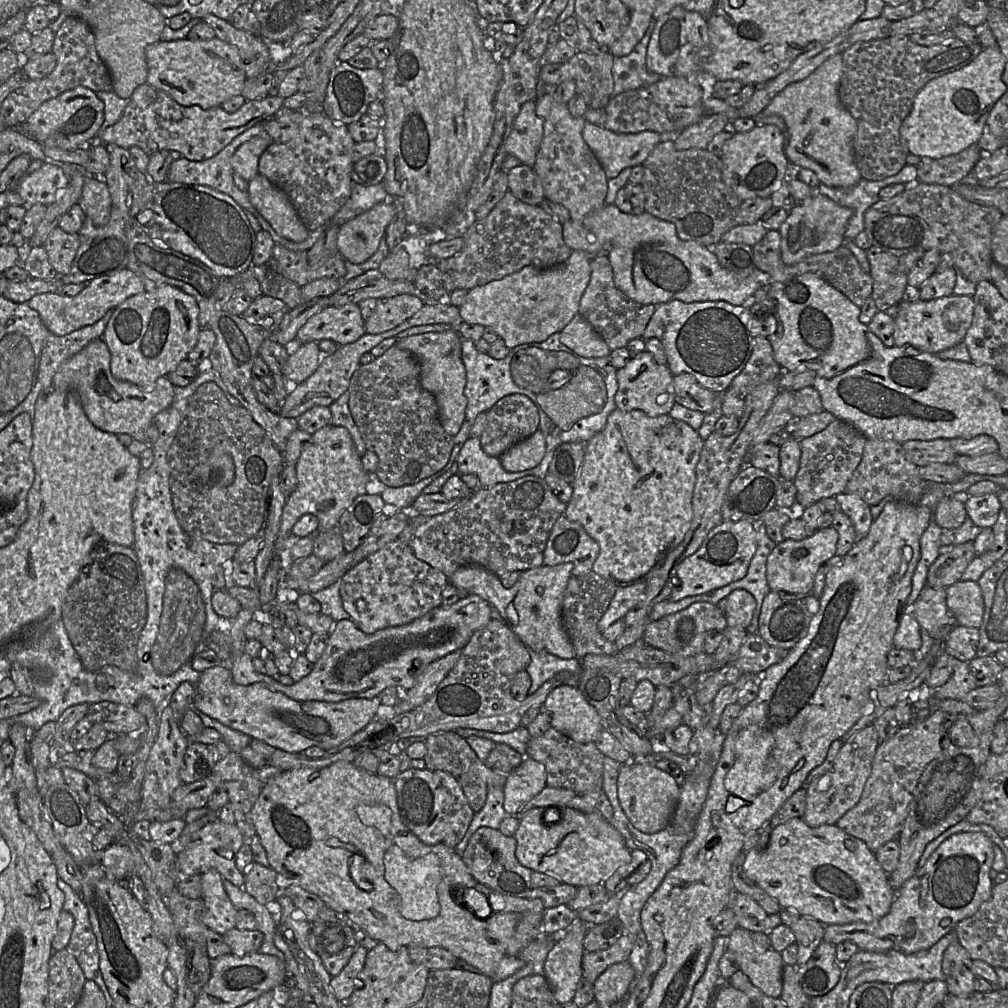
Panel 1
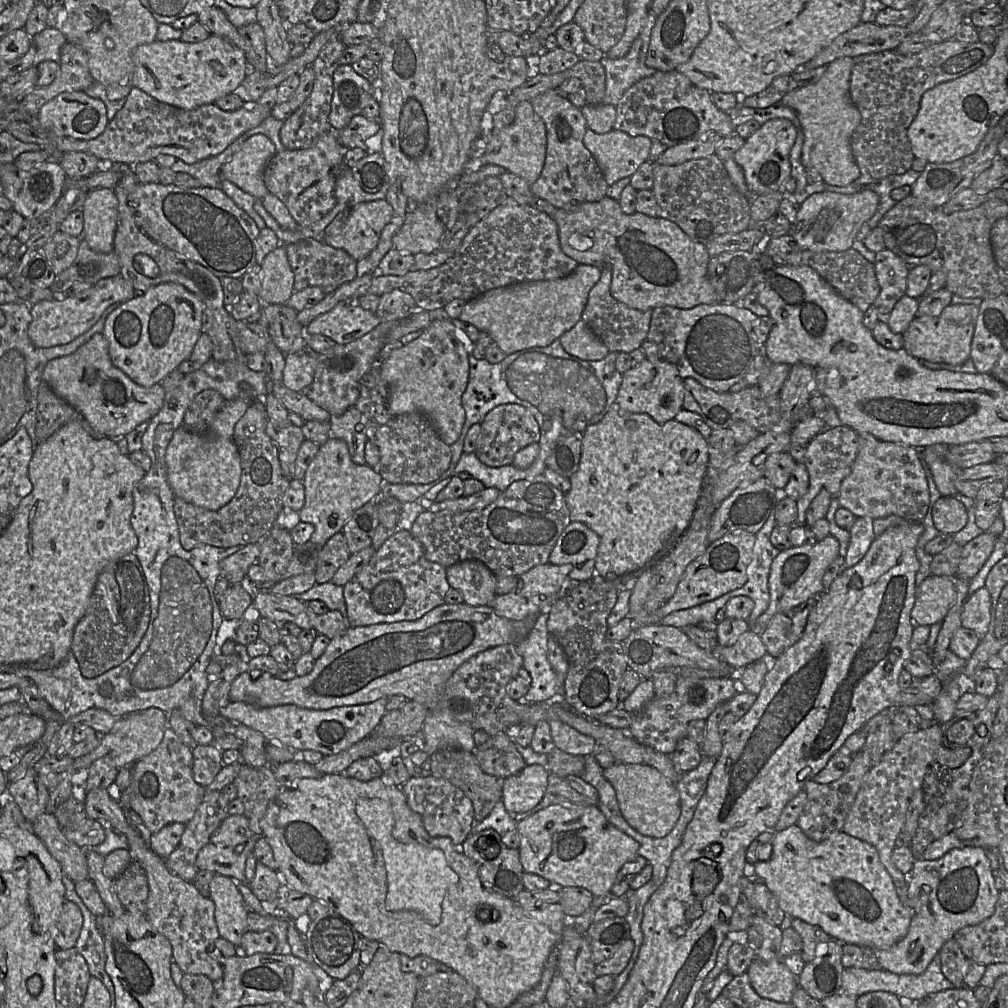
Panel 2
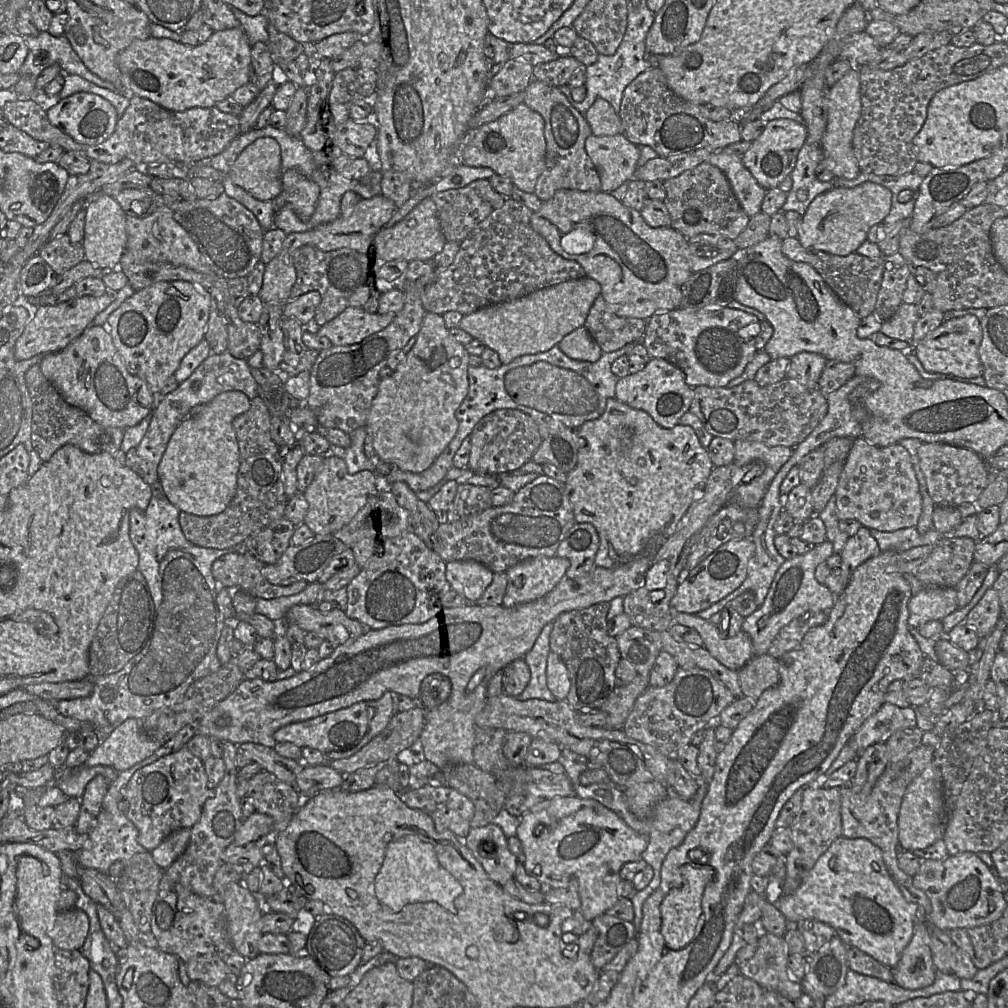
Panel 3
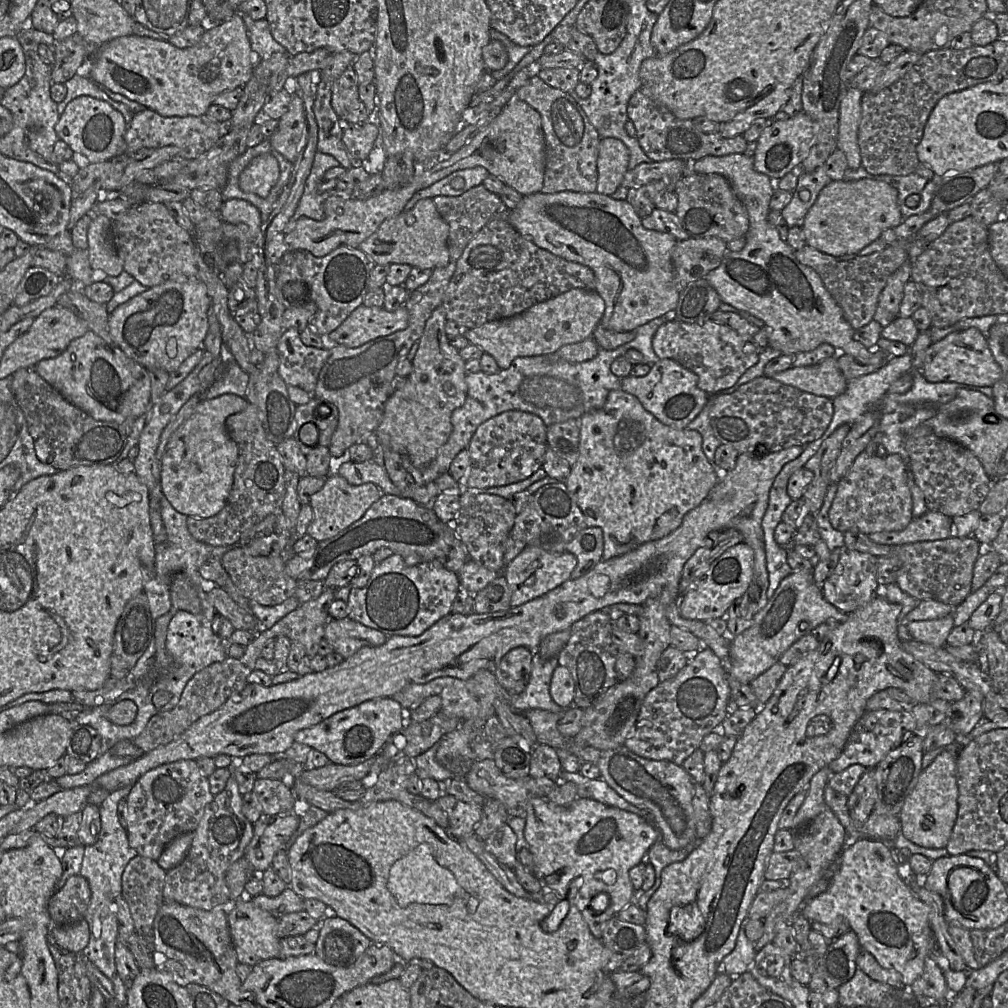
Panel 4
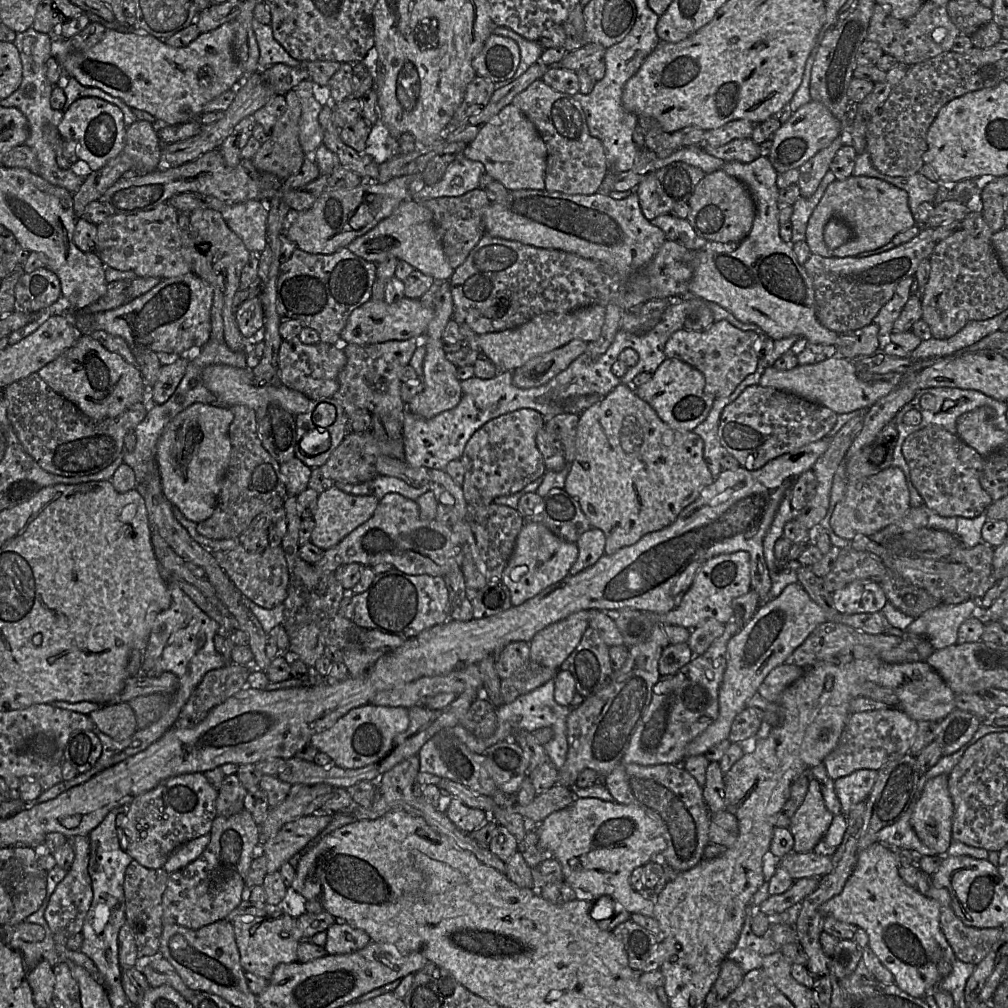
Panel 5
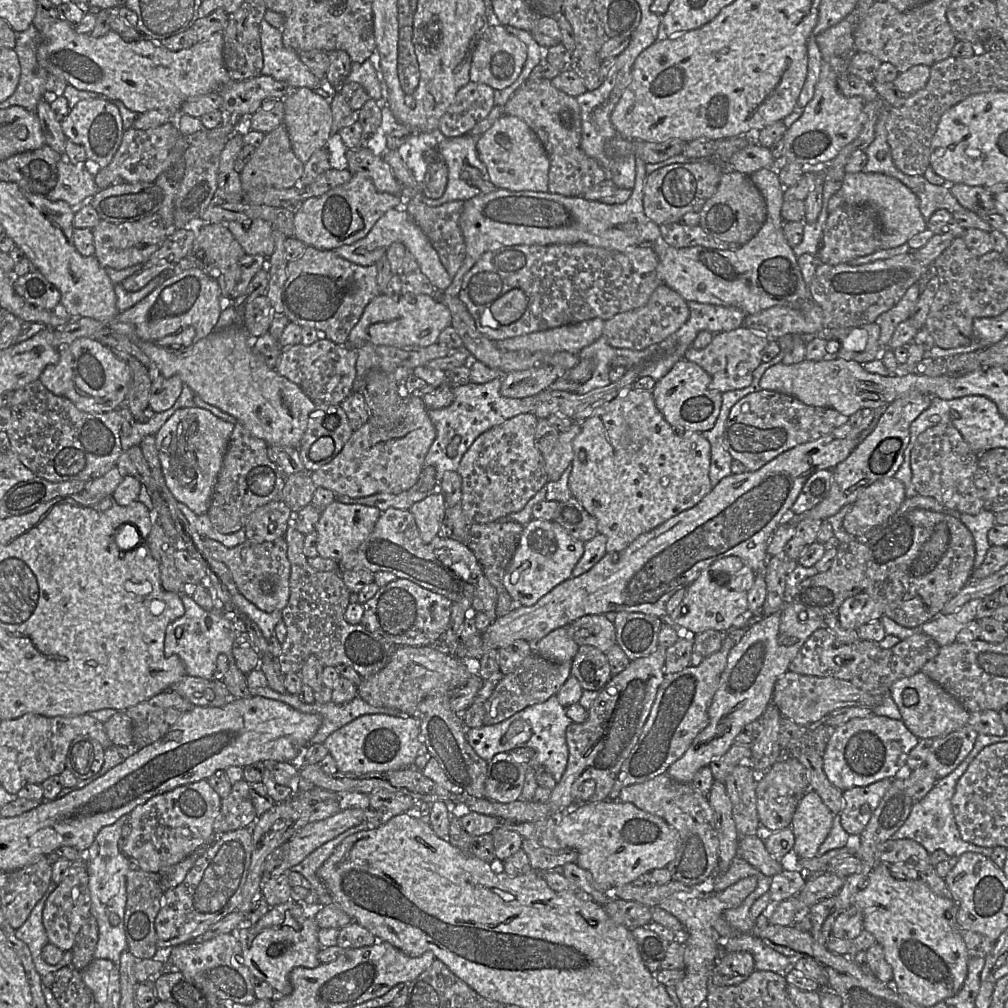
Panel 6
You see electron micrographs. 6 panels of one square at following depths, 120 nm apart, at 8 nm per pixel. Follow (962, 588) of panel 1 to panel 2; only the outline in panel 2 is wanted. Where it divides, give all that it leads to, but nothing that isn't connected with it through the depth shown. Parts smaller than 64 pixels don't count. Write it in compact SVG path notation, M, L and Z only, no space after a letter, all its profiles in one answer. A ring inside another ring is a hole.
M982 587L965 600L961 614L961 626L972 629L982 639L989 627L991 611L991 595L987 588Z

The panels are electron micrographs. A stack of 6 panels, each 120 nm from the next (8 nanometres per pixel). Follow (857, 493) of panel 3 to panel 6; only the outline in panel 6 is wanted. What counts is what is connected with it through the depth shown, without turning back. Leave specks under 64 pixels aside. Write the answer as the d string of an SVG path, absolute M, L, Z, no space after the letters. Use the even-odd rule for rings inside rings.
M895 477L875 481L851 504L843 528L855 538L886 522L906 499L903 484Z

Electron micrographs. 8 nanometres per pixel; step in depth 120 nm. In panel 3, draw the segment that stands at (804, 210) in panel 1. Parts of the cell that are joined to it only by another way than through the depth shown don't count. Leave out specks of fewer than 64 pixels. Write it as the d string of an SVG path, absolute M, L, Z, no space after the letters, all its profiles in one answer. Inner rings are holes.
M864 182L853 188L833 187L810 203L801 218L797 238L805 248L846 256L856 252L867 240L872 226L883 222L891 209L891 201L891 191L873 182Z

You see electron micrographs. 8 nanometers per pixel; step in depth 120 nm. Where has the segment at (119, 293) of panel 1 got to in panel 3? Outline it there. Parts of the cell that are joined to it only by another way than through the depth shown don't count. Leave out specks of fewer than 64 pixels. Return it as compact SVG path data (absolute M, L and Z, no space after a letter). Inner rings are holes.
M107 291L104 295L98 297L76 297L58 305L36 307L32 310L30 321L26 324L23 333L15 343L15 359L27 360L38 354L61 351L79 337L95 317L113 302L114 298L115 294Z

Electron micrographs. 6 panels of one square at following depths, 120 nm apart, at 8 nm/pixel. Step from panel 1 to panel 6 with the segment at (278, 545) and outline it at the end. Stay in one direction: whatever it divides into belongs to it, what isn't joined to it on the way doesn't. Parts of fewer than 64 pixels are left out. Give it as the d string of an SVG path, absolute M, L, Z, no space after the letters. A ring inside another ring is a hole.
M334 500L321 512L316 525L318 555L339 561L345 555L357 550L373 531L380 514L381 511L377 507L345 504Z

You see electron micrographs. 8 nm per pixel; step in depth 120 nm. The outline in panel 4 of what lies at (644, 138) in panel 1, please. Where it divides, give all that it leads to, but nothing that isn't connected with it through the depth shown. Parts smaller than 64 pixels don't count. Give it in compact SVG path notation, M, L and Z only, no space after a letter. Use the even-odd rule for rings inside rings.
M602 138L597 159L596 192L611 195L621 185L629 170L630 152L627 146L616 138Z

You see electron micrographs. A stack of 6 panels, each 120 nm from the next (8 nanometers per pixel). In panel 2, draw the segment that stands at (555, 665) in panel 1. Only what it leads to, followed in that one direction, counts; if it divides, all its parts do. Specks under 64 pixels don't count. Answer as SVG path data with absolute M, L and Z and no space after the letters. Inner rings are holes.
M548 613L537 615L531 630L513 643L523 658L523 668L531 676L528 692L519 699L525 703L546 702L564 690L564 683L557 678L547 656L548 618Z

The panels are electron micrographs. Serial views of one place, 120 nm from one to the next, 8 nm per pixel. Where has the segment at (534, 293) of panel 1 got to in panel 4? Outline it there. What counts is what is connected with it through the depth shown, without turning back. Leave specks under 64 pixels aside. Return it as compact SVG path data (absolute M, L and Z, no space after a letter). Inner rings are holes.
M573 288L546 301L534 304L513 317L486 322L467 329L464 337L490 354L501 370L519 357L550 356L566 344L592 337L605 311L605 302L595 290Z

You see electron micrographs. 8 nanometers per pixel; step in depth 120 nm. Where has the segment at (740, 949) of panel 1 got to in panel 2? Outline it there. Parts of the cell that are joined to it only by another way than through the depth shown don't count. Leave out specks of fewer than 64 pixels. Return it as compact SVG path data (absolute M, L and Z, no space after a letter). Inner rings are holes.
M755 958L748 967L747 974L753 989L759 996L781 1003L790 1003L799 986L798 977L788 970L782 959L763 961Z

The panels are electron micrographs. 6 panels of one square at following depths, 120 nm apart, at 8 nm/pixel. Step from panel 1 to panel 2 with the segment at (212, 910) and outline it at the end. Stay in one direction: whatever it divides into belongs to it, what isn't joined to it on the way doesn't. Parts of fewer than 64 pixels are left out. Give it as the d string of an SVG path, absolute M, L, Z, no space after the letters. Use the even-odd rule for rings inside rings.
M215 874L210 882L210 899L215 904L215 921L220 937L240 946L242 936L249 931L249 909L231 878Z

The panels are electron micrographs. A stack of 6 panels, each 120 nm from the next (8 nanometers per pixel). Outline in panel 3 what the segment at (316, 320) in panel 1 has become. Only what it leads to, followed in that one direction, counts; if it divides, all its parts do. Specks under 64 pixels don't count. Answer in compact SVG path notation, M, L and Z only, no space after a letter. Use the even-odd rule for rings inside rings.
M348 306L331 321L313 328L318 336L327 337L333 346L349 346L386 328L395 315L368 313L363 308Z

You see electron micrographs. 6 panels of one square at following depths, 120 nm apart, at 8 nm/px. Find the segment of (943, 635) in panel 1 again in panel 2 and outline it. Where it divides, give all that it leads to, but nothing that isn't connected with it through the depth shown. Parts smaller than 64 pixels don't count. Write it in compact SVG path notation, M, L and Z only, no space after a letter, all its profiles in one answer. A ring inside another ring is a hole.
M931 574L916 587L915 603L911 611L913 625L931 626L942 622L955 599L954 578Z

